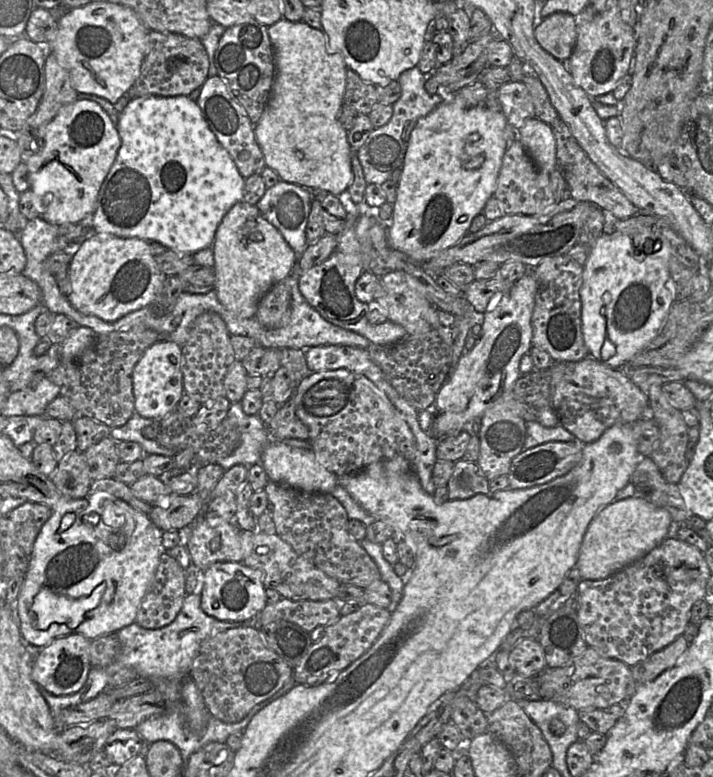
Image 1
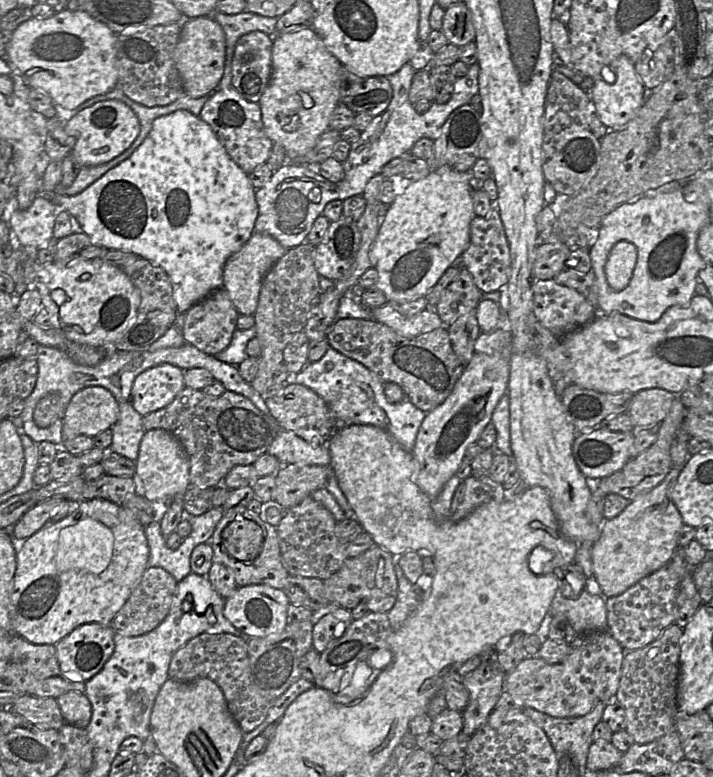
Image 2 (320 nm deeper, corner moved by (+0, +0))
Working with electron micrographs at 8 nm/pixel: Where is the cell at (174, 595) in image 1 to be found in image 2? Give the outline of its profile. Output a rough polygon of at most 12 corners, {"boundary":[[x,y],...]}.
{"boundary":[[148,567],[111,621],[139,636],[169,613],[177,581]]}

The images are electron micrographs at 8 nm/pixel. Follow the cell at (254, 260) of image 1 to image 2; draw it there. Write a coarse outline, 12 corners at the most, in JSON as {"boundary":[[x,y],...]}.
{"boundary":[[254,232],[227,259],[222,288],[255,313],[265,274],[287,250]]}

